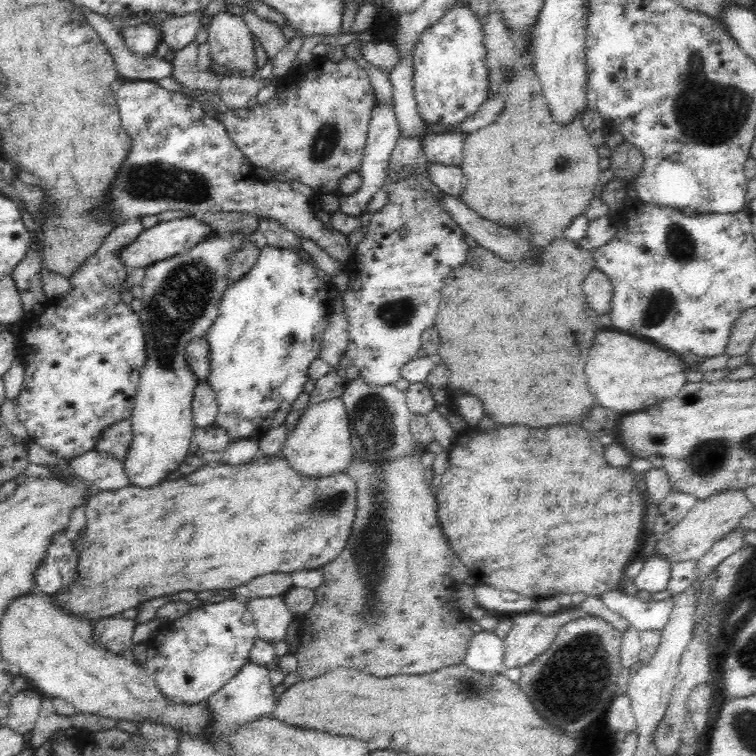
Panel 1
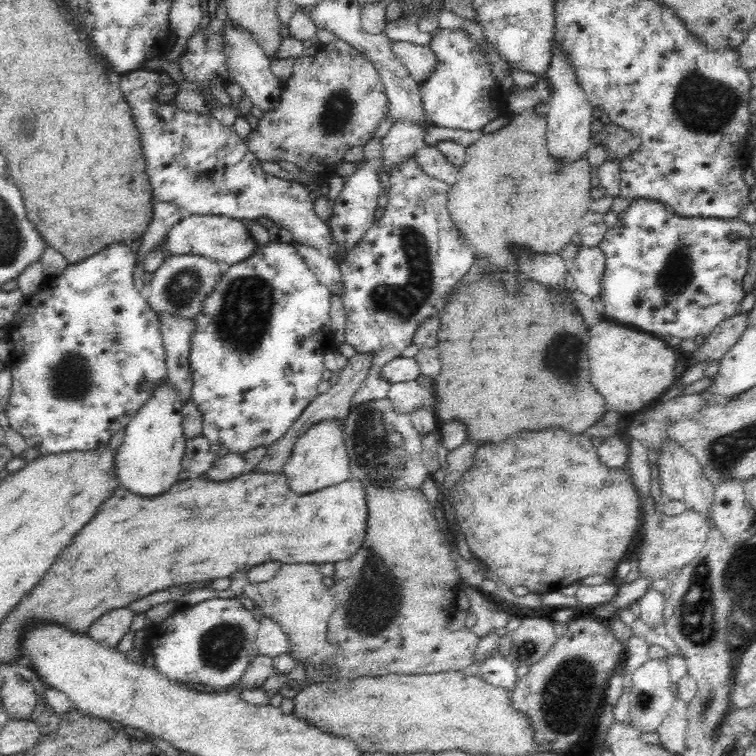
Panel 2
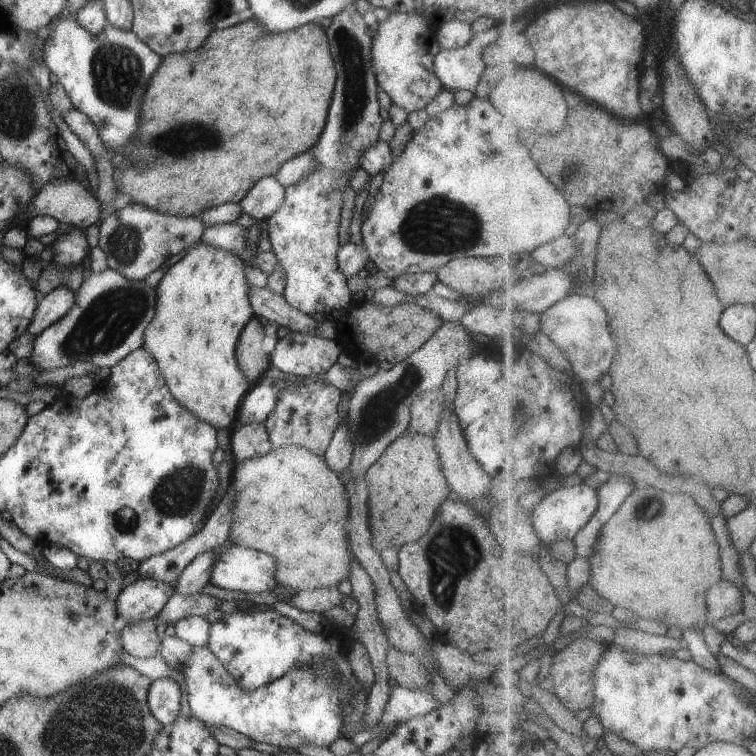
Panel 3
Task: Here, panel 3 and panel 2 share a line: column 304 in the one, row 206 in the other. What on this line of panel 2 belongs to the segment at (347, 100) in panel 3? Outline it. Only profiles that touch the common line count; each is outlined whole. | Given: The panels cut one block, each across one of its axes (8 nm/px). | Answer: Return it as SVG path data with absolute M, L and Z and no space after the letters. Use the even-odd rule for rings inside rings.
M138 68L121 75L118 86L123 98L131 106L131 113L142 134L142 149L150 184L152 184L153 201L168 202L186 210L190 215L227 216L234 220L255 220L268 217L272 224L281 226L291 232L294 242L313 246L336 259L340 256L342 247L332 239L332 229L327 221L323 221L314 212L314 204L310 199L306 184L285 180L262 170L261 163L254 152L248 151L245 140L234 131L234 128L224 126L211 114L204 115L184 111L176 107L174 100L162 103L158 92L162 90L162 76L153 70Z

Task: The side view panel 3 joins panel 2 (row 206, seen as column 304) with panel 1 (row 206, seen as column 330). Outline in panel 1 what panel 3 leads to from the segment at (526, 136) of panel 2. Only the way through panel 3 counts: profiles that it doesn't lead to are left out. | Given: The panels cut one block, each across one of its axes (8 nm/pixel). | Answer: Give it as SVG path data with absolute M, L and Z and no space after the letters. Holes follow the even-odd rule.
M521 63L517 65L514 70L512 78L508 81L506 89L504 90L505 103L504 108L500 111L499 117L492 124L488 124L485 128L480 128L477 132L469 133L464 140L463 162L461 165L462 171L465 175L464 193L458 199L462 200L472 211L492 220L492 222L500 222L502 226L514 226L514 228L526 228L530 230L530 234L542 234L546 238L546 242L554 240L554 234L563 234L564 228L577 220L577 216L582 214L588 207L588 204L595 198L594 193L596 186L598 186L598 176L601 174L600 170L600 156L597 148L592 145L590 141L590 132L584 128L582 124L582 117L574 117L568 124L562 125L554 121L552 111L548 106L548 101L544 96L542 90L542 83L538 79L535 68L531 65Z

